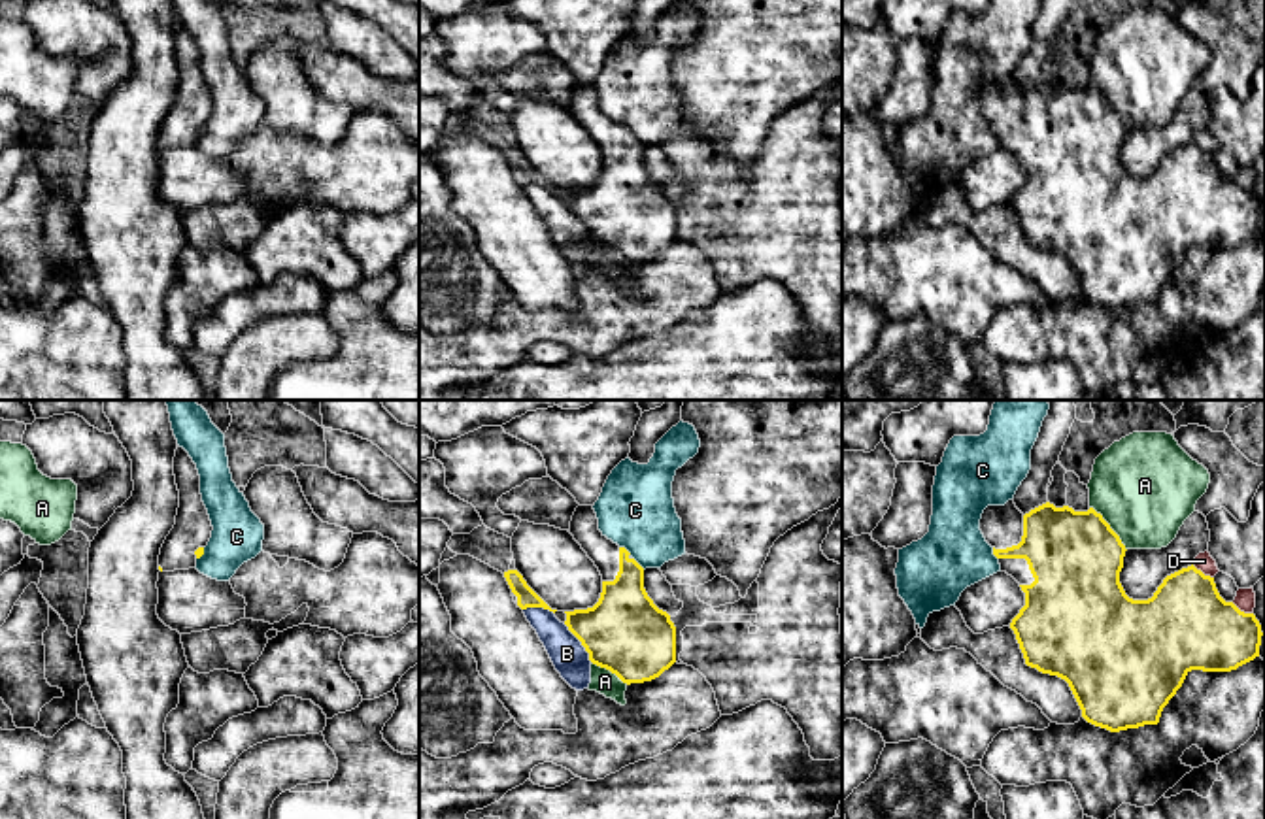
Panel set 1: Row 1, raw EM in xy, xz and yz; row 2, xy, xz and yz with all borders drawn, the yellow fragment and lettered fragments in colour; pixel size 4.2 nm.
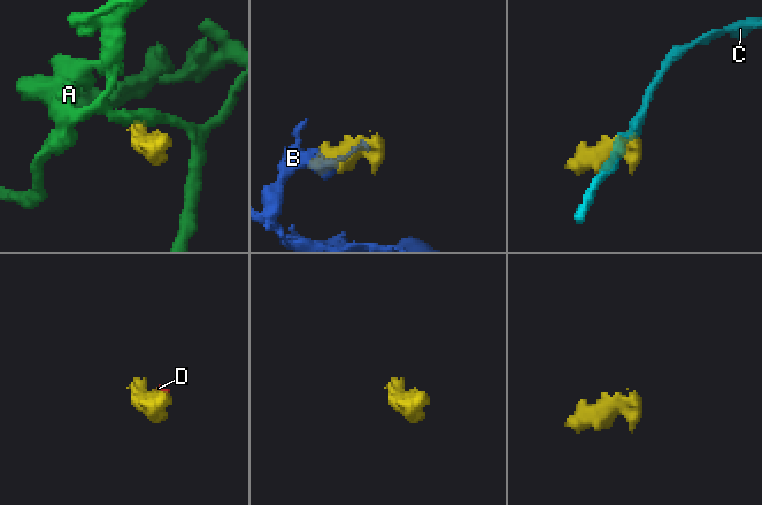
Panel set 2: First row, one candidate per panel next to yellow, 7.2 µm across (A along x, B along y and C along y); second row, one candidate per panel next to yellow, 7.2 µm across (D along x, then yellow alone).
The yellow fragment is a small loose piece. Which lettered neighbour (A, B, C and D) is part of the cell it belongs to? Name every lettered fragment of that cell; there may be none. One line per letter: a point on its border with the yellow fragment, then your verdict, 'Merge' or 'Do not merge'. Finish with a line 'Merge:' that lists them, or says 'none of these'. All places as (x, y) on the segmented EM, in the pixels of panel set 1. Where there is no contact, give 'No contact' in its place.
A: Touches yellow at yz (1109, 527). Do not merge
B: Touches yellow at xz (580, 640). Do not merge
C: Touches yellow at xz (624, 548). Do not merge
D: Touches yellow at yz (1201, 572). Do not merge
Merge: none of these

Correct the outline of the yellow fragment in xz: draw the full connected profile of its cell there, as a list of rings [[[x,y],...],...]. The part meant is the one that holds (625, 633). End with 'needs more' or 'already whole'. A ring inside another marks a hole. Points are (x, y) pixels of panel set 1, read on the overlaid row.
[[[578,506],[570,534],[595,562],[602,576],[599,602],[587,610],[565,611],[565,625],[582,642],[589,660],[616,674],[623,683],[644,683],[659,677],[676,662],[676,627],[670,615],[659,610],[644,589],[644,568],[599,530],[593,506]]] | needs more

